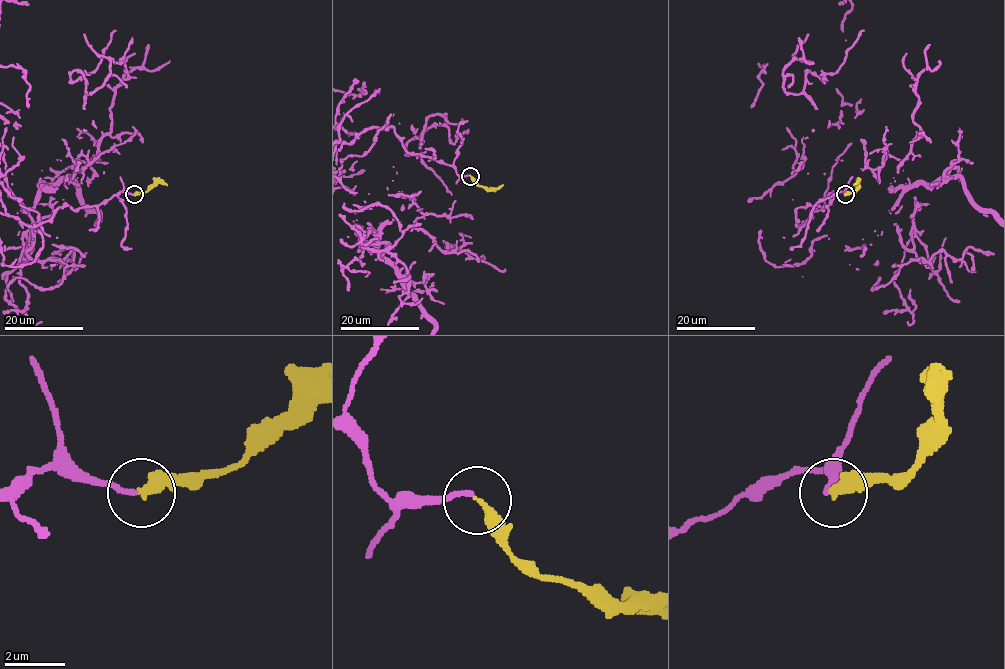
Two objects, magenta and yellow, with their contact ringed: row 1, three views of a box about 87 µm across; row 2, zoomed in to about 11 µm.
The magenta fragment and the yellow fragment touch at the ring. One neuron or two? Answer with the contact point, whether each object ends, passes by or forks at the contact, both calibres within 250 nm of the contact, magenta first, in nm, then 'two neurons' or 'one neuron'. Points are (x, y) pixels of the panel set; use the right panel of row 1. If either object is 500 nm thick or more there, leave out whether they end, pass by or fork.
place (845, 194); magenta ends; yellow ends; calibres 150 and 280 nm; two neurons

